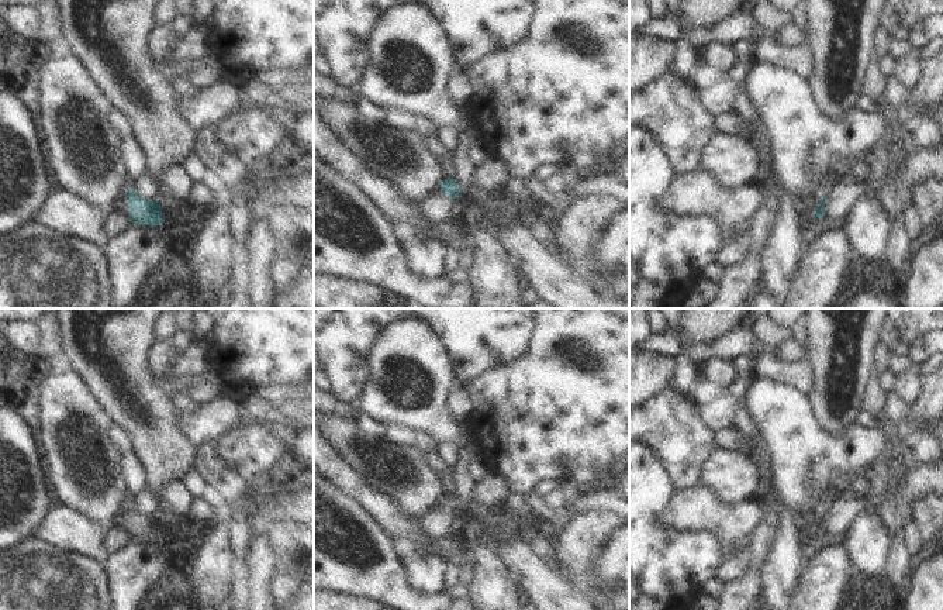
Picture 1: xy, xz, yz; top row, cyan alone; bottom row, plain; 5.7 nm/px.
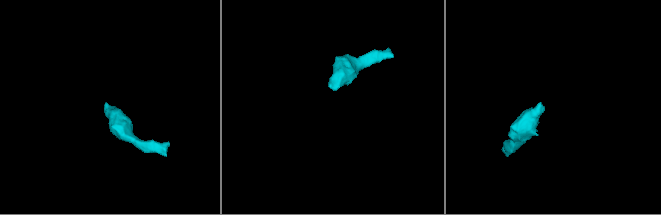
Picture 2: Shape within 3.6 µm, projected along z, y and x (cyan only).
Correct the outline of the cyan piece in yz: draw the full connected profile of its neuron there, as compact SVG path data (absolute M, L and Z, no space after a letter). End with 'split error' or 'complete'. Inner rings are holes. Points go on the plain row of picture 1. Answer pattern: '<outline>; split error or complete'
M843 493L832 497L826 511L815 523L814 534L823 531L840 534L847 531L861 511L870 510L873 503L878 504L878 496L870 494L868 497L867 493Z; split error

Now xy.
M132 504L117 513L115 524L125 530L129 537L156 544L165 538L162 521L158 516L145 516Z; split error

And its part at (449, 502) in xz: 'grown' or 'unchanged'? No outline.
grown

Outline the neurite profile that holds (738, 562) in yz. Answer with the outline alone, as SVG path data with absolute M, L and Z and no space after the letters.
M750 535L745 538L743 545L726 556L722 565L718 568L716 578L723 582L736 580L750 565L752 562L752 551L750 551Z

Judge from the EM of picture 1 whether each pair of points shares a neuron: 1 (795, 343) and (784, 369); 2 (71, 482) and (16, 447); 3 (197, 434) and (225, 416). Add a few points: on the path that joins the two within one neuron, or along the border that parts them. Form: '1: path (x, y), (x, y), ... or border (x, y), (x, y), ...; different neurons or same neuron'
1: border (805, 354), (791, 362), (779, 359); different neurons
2: border (44, 476), (51, 492); different neurons
3: path (204, 427), (218, 416); same neuron

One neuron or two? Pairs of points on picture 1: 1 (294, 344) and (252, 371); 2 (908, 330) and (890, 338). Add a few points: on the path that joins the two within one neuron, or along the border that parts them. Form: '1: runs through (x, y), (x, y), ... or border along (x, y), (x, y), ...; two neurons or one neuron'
1: runs through (285, 344), (279, 344), (262, 361); one neuron
2: runs through (904, 330), (898, 330), (894, 334); one neuron

